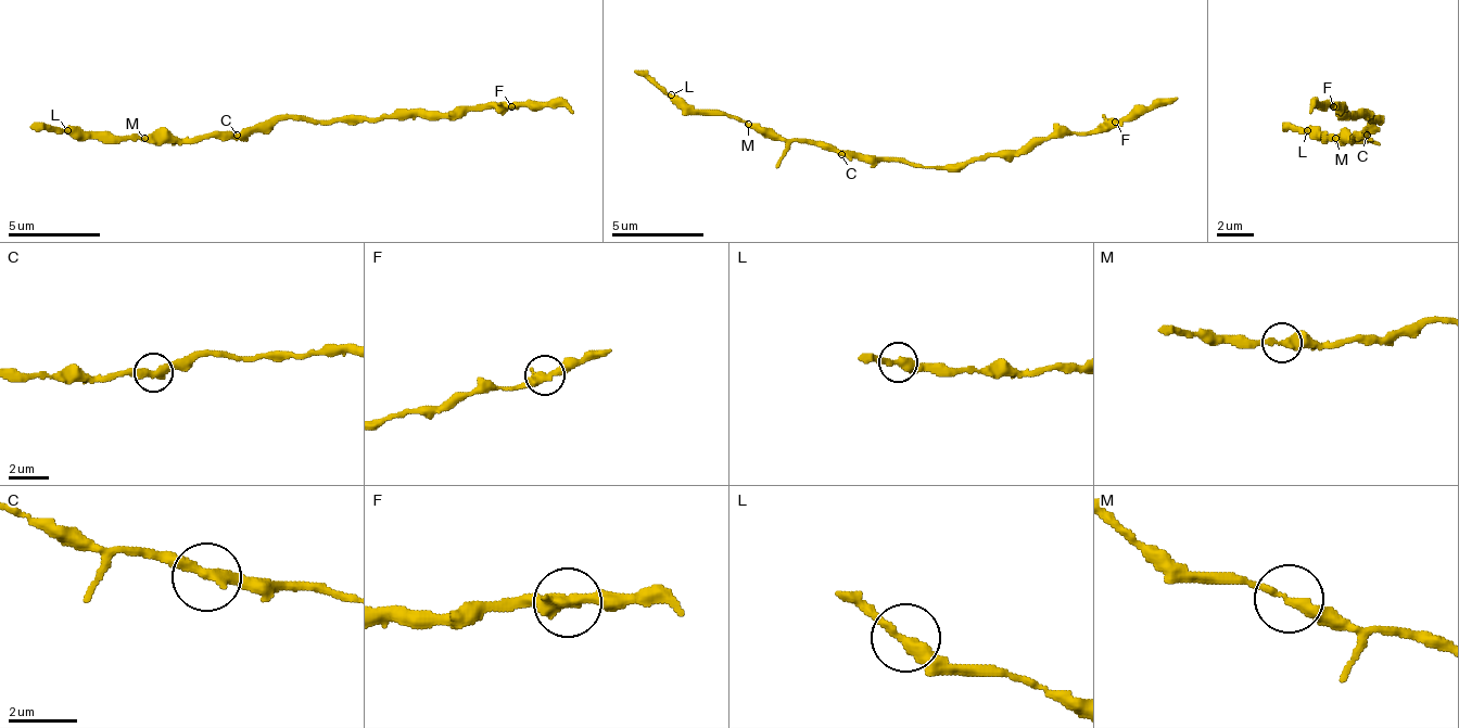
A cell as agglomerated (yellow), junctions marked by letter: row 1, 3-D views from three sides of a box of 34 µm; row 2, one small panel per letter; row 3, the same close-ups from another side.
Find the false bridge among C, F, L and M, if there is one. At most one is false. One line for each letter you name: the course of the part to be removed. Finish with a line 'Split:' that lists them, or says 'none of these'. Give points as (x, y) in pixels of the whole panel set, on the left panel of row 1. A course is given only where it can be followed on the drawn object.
Split: none of these

